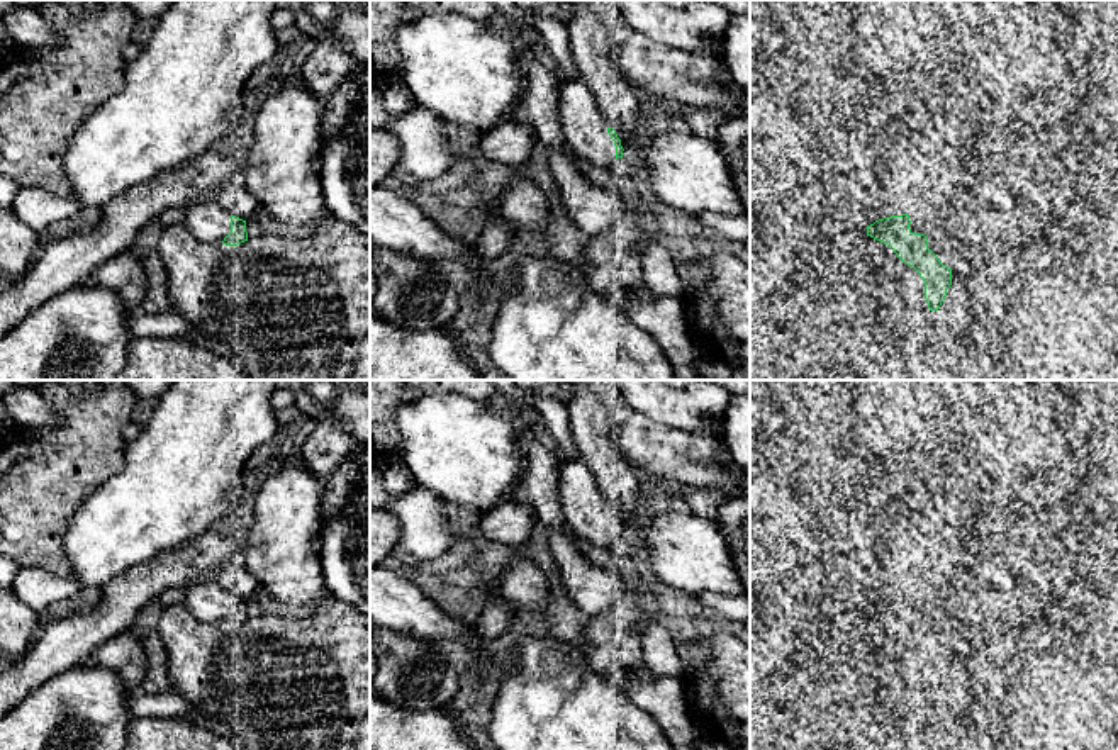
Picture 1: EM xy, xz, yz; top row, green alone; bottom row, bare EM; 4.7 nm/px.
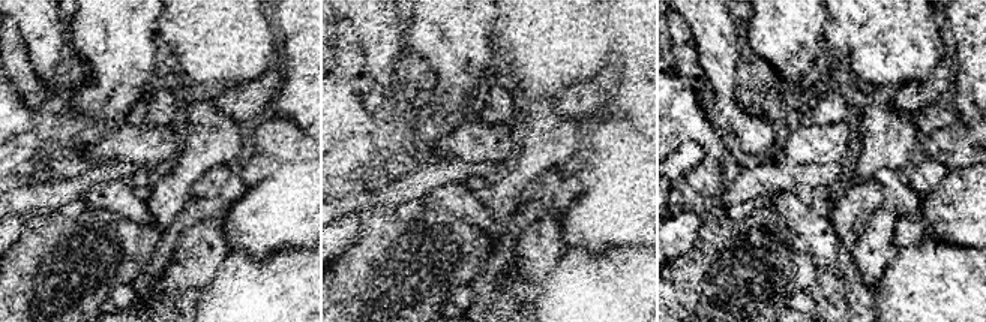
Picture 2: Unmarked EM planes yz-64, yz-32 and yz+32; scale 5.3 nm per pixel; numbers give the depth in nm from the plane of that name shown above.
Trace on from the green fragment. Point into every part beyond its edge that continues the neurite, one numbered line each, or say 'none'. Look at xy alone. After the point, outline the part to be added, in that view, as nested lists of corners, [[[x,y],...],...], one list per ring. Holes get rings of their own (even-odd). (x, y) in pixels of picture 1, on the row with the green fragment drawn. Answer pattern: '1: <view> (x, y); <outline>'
1: xy (207, 221); [[[212,197],[190,205],[185,212],[183,224],[198,241],[222,243],[231,232],[231,214]]]

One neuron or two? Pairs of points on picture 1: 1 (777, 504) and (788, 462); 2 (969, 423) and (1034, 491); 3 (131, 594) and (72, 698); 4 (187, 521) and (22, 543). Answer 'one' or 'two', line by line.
1: two
2: two
3: two
4: two

